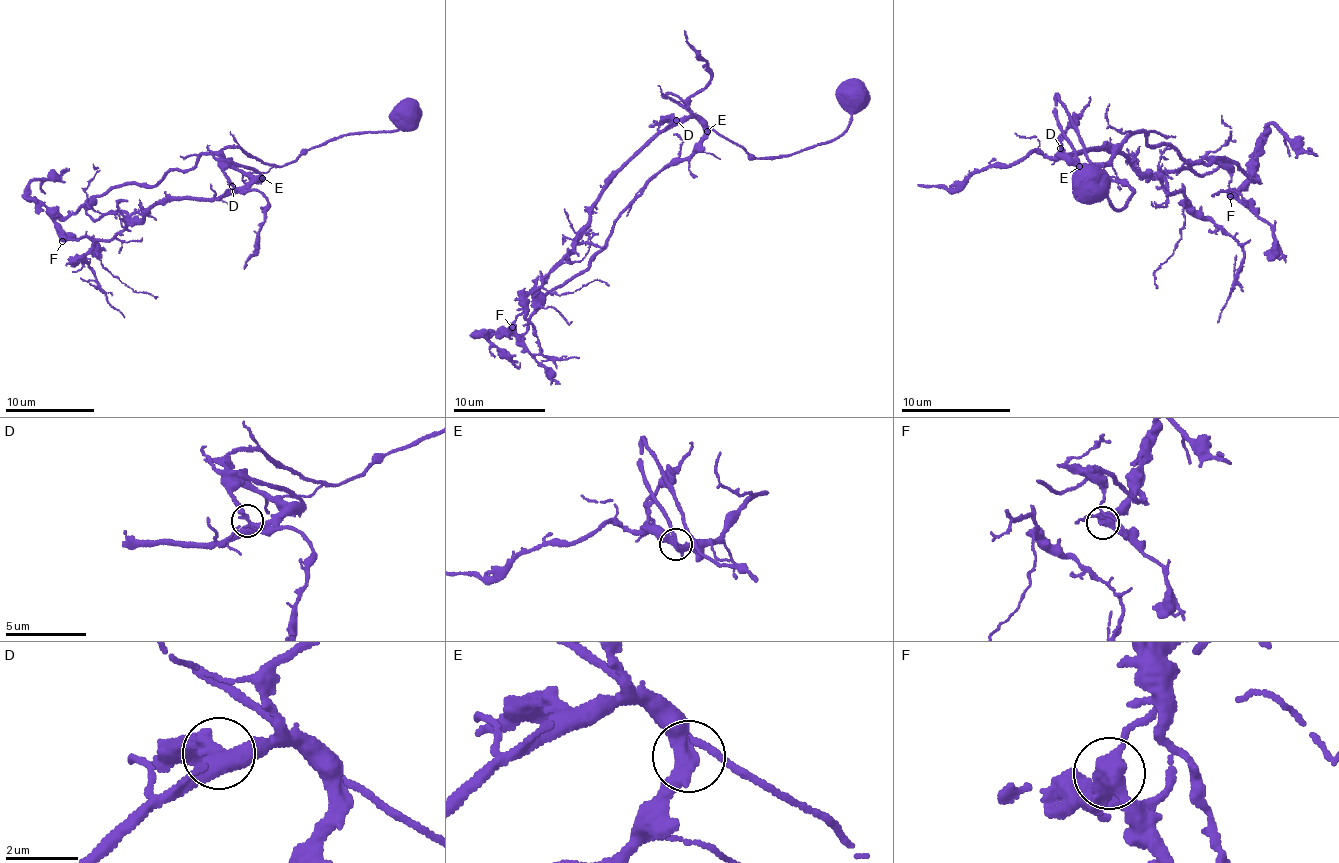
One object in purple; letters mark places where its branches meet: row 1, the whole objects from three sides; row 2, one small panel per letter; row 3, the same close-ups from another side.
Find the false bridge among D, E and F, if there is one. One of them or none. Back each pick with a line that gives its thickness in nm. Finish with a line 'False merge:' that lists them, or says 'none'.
False merge: none

